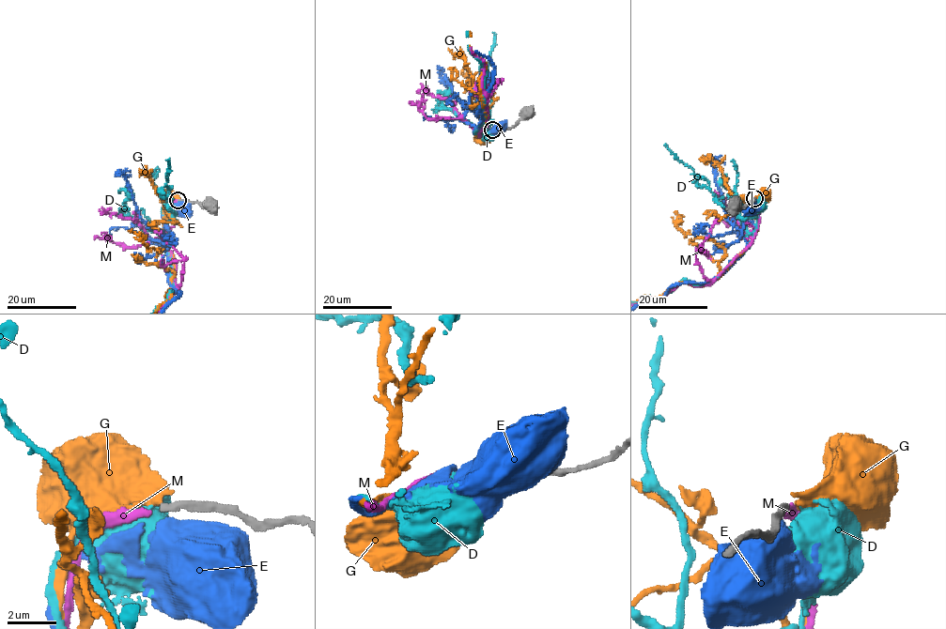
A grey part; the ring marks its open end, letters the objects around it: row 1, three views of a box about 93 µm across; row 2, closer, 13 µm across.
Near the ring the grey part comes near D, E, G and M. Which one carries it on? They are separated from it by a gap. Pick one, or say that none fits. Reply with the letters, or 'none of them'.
M

